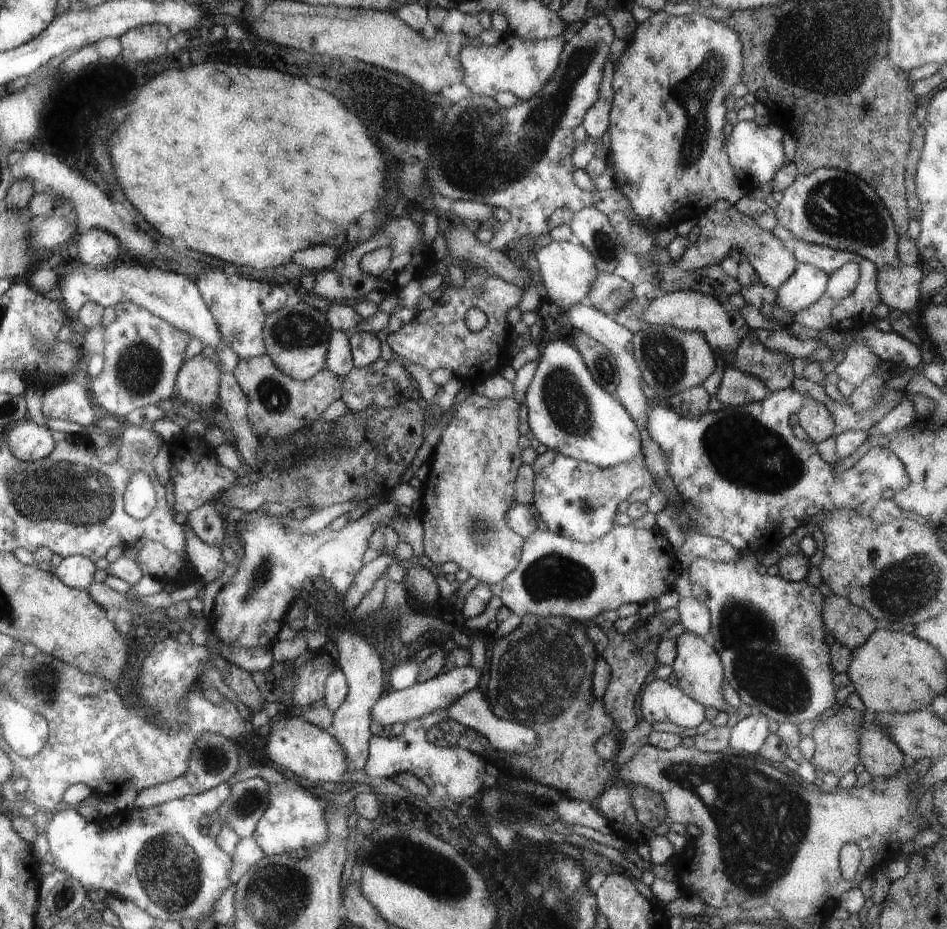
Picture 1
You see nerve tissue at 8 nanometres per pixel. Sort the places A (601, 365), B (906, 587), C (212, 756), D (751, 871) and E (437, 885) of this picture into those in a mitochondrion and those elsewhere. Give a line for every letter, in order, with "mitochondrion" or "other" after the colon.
A: mitochondrion
B: mitochondrion
C: mitochondrion
D: mitochondrion
E: mitochondrion

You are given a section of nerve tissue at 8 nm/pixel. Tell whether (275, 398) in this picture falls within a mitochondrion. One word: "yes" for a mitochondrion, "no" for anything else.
yes

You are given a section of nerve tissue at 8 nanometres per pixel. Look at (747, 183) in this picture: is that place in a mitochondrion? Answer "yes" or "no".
no

